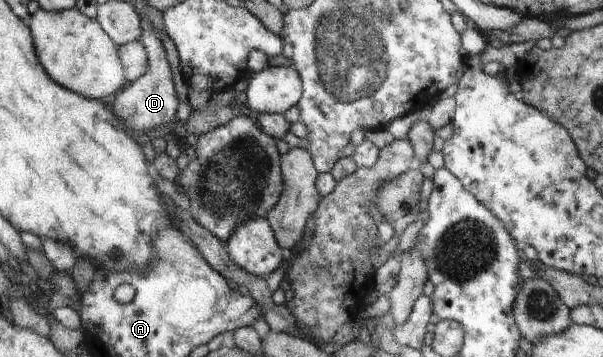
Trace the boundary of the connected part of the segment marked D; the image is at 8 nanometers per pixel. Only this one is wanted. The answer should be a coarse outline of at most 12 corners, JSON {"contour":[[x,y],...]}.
{"contour":[[143,19],[151,68],[113,99],[139,134],[175,121],[179,96],[162,34]]}

